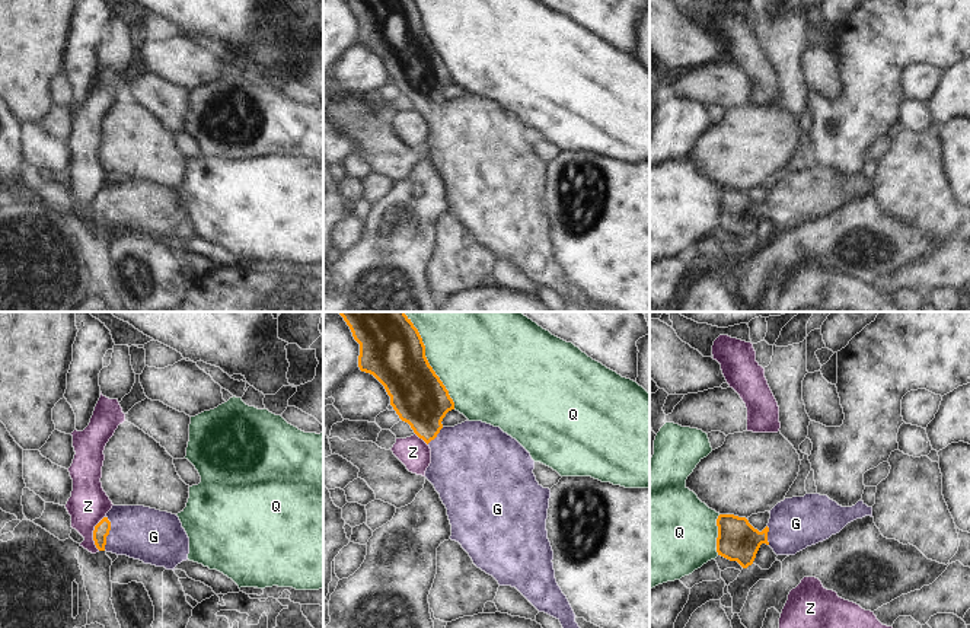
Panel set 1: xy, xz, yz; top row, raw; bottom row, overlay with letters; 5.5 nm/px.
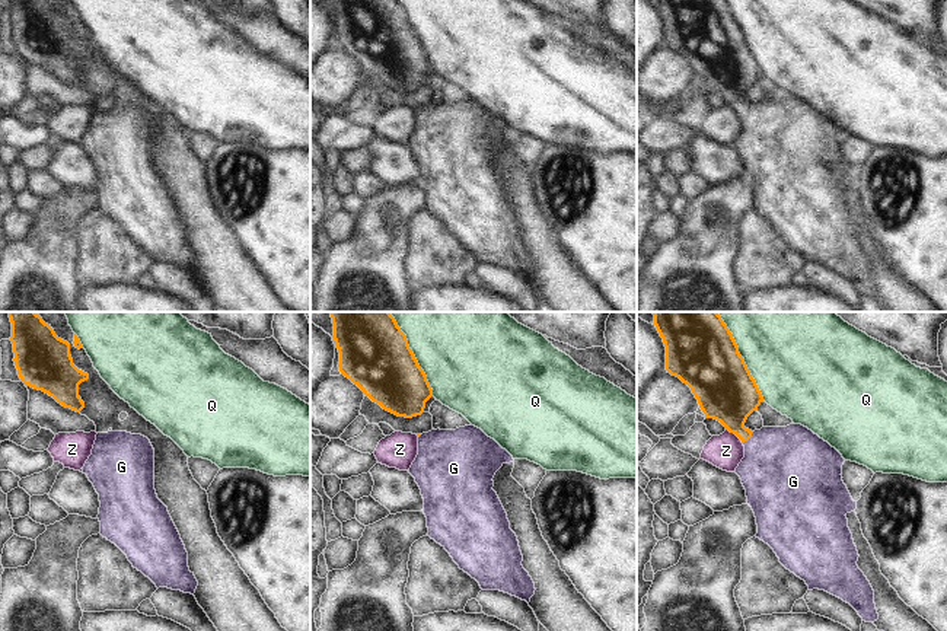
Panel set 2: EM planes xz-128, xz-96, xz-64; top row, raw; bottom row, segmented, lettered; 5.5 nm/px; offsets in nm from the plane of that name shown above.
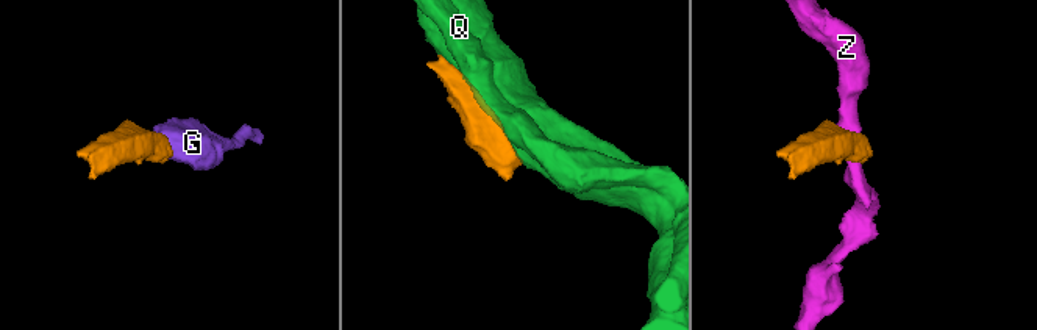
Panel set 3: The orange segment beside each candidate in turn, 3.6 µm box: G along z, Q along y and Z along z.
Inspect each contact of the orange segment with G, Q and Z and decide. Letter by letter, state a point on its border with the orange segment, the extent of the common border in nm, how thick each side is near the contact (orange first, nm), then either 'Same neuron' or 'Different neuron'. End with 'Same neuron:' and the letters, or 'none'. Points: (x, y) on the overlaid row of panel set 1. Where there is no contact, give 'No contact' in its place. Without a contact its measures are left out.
G: Touches orange at xy (108, 534). Shared border 190 nm. Thickness 80 nm (orange) against 300 nm. Same neuron
Q: Touches orange at xz (427, 360). Shared border 600 nm. Thickness 360 nm (orange) against 480 nm. Different neuron
Z: Touches orange at xy (93, 534). Shared border 190 nm. Thickness 80 nm (orange) against 220 nm. Different neuron
Same neuron: G

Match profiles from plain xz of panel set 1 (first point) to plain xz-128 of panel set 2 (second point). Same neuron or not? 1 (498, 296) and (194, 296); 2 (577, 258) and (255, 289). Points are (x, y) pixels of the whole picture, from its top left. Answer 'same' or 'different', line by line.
1: different
2: different

